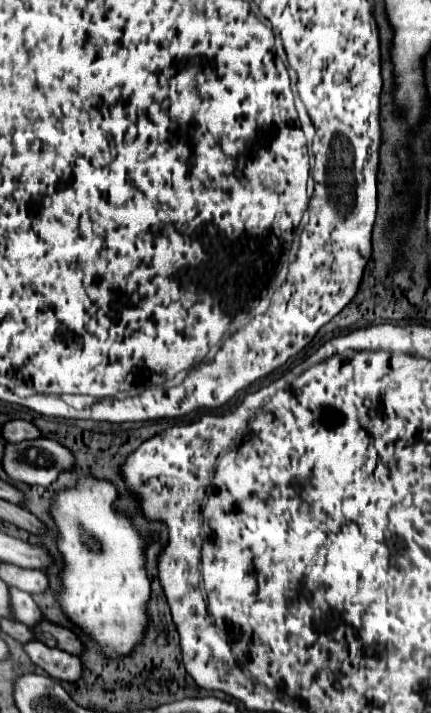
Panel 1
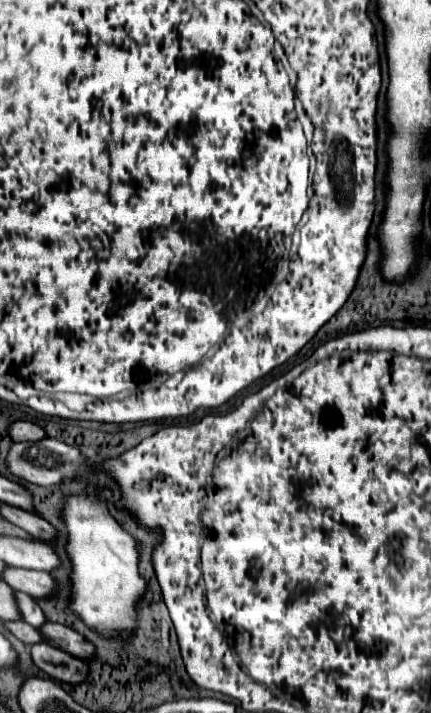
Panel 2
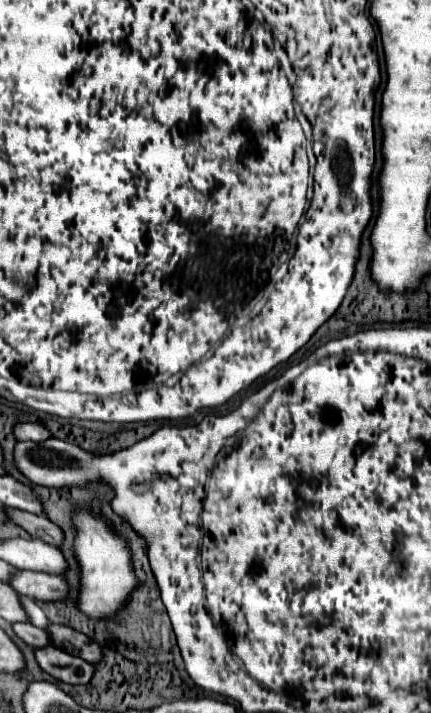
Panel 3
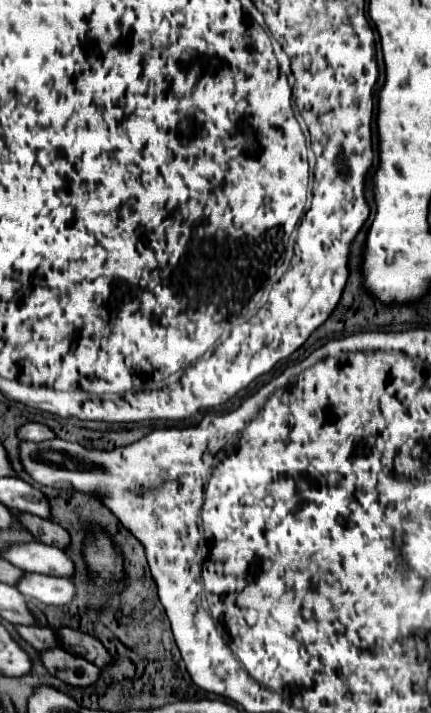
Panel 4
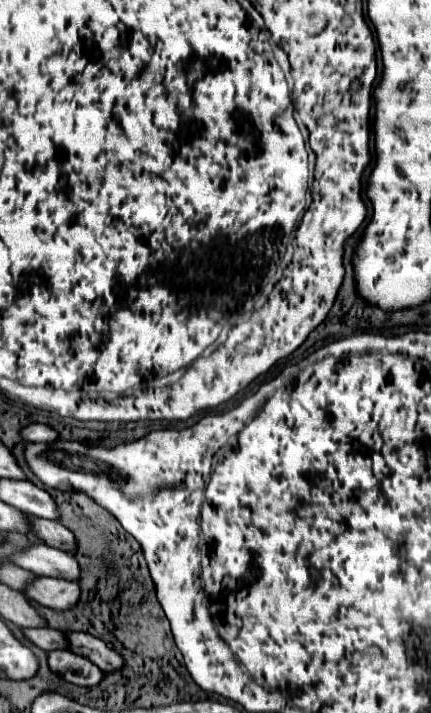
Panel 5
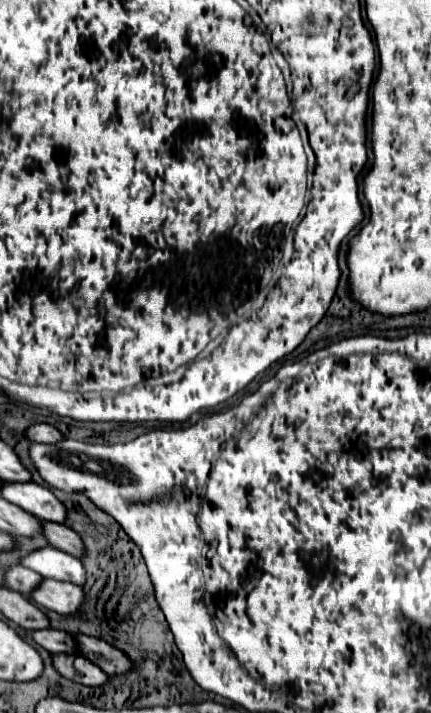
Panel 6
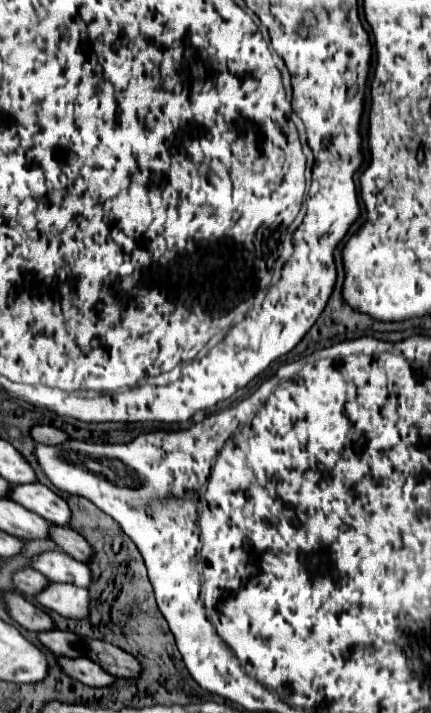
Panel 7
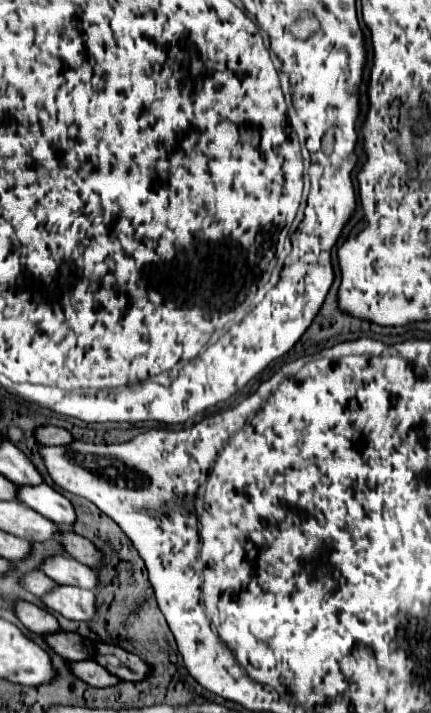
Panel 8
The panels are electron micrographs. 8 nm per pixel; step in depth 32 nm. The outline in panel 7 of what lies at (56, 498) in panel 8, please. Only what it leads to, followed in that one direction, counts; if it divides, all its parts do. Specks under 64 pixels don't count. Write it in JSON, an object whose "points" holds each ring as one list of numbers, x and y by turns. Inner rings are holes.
{"points":[[16,484,8,490,8,498,52,524,68,526,70,522,70,508,66,500,56,496,44,484]]}

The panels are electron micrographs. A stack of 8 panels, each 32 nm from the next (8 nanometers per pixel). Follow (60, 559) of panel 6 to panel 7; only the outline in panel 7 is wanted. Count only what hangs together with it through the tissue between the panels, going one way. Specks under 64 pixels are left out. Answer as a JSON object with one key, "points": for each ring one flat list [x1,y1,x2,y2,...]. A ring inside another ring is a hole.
{"points":[[46,550,42,554,36,554,30,560,30,568,42,572,48,580,54,580,54,582,68,582,82,588,90,584,88,566,60,550]]}

